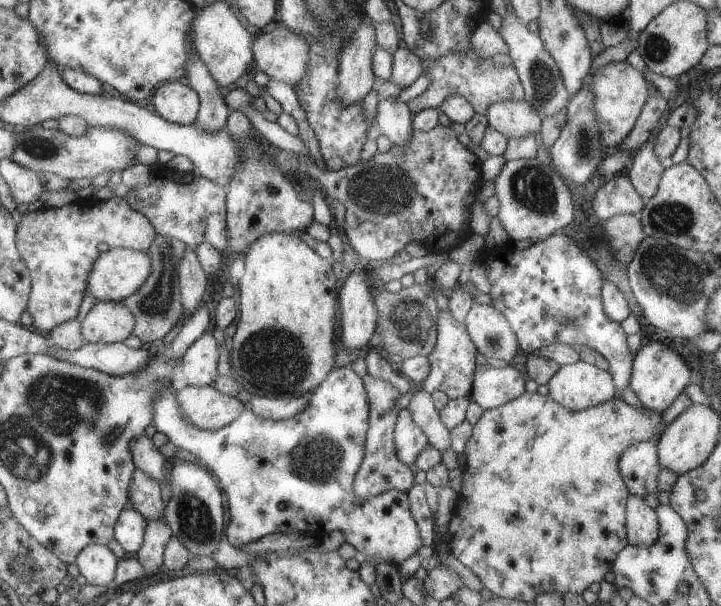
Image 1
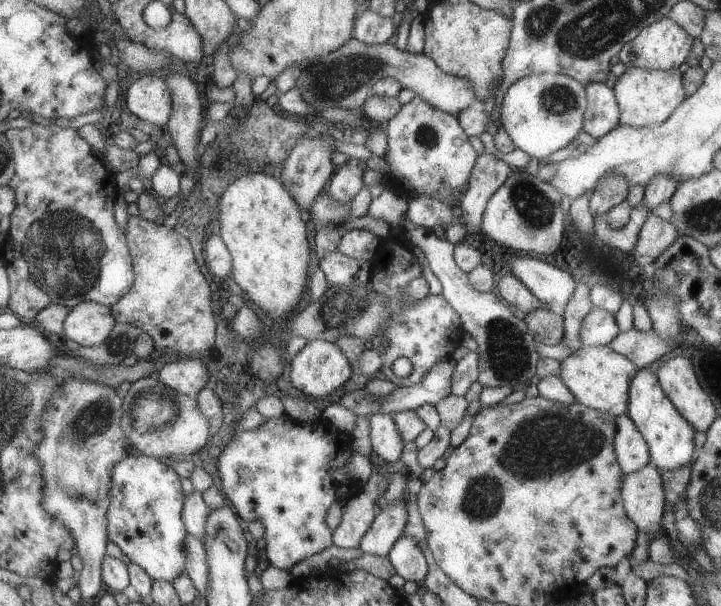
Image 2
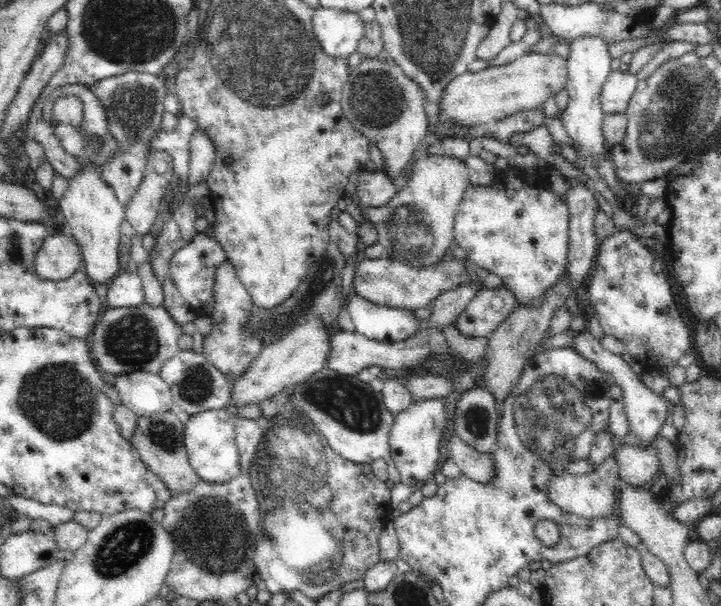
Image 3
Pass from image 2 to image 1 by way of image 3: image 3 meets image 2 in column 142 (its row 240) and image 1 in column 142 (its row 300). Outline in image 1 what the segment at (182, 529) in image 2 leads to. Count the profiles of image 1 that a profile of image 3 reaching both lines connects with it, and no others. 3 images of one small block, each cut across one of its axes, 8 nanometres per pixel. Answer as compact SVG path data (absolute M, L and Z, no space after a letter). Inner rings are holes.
M122 509L114 527L115 539L126 552L138 552L146 525L147 520L136 509Z

